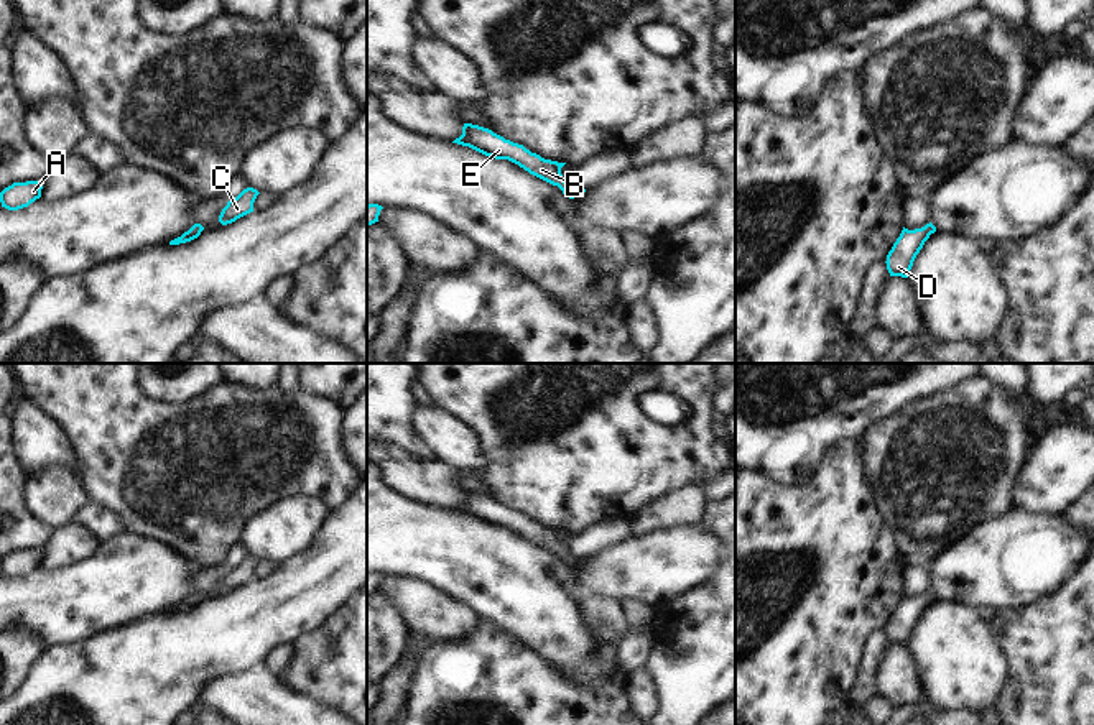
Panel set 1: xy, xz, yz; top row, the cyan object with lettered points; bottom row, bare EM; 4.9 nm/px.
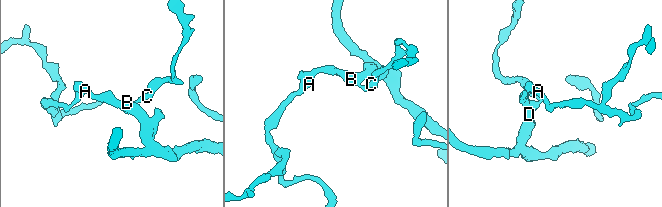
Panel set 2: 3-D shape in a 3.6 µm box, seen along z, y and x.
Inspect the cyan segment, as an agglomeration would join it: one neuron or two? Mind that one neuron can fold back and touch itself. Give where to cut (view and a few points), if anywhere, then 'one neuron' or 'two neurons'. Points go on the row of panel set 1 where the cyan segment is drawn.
no cut | one neuron

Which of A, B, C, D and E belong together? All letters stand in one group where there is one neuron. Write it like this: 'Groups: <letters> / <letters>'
Groups: A B C D E

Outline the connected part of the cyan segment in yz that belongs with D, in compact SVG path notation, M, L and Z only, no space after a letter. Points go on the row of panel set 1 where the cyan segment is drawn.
M931 222L915 230L903 227L900 237L887 255L885 263L890 276L908 278L916 255L920 253L929 235L934 232L936 227Z

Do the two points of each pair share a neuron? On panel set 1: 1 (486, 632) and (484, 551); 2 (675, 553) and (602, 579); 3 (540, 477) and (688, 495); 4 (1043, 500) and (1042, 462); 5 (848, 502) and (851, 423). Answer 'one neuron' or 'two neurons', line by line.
1: two neurons
2: one neuron
3: two neurons
4: one neuron
5: two neurons

